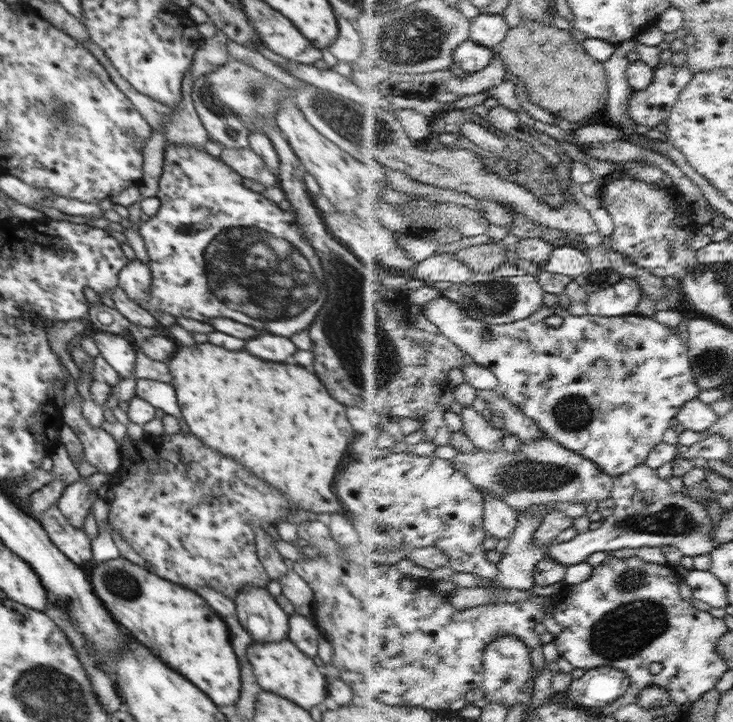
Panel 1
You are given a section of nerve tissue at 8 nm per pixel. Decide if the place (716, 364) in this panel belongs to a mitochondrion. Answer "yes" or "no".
yes

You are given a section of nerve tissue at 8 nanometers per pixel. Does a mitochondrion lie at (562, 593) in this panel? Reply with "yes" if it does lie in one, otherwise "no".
no

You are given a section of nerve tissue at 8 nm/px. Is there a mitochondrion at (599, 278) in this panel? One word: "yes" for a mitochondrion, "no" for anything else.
yes

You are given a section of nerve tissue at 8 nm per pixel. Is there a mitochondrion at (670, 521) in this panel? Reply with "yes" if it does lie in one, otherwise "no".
yes

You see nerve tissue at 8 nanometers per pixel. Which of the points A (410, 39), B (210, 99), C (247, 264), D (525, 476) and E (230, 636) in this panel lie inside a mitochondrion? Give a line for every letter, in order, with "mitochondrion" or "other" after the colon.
A: mitochondrion
B: mitochondrion
C: mitochondrion
D: mitochondrion
E: other

